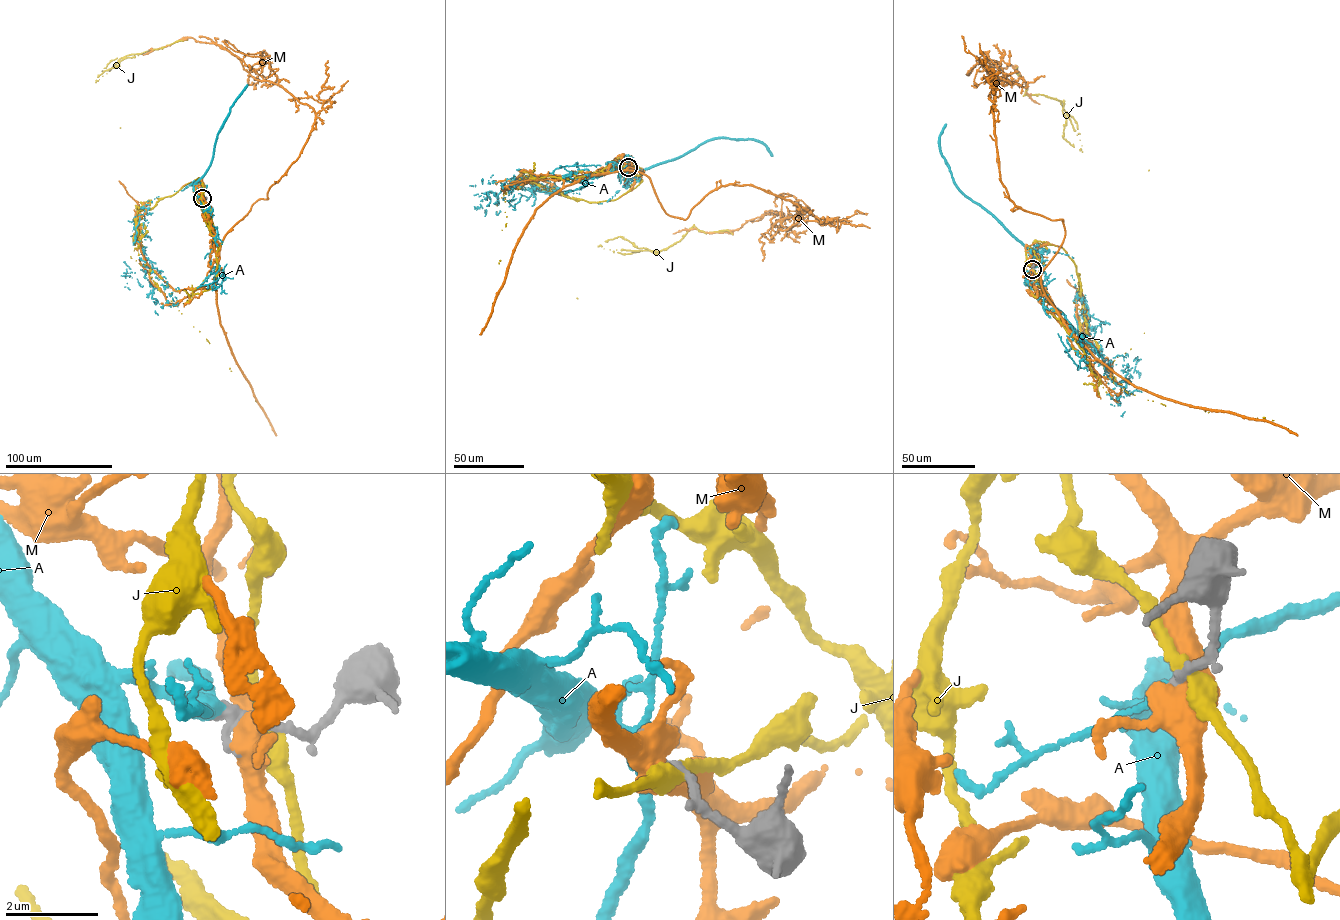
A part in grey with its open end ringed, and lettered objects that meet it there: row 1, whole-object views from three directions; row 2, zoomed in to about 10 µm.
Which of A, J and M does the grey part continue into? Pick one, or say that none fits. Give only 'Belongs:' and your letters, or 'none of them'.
Belongs: A

